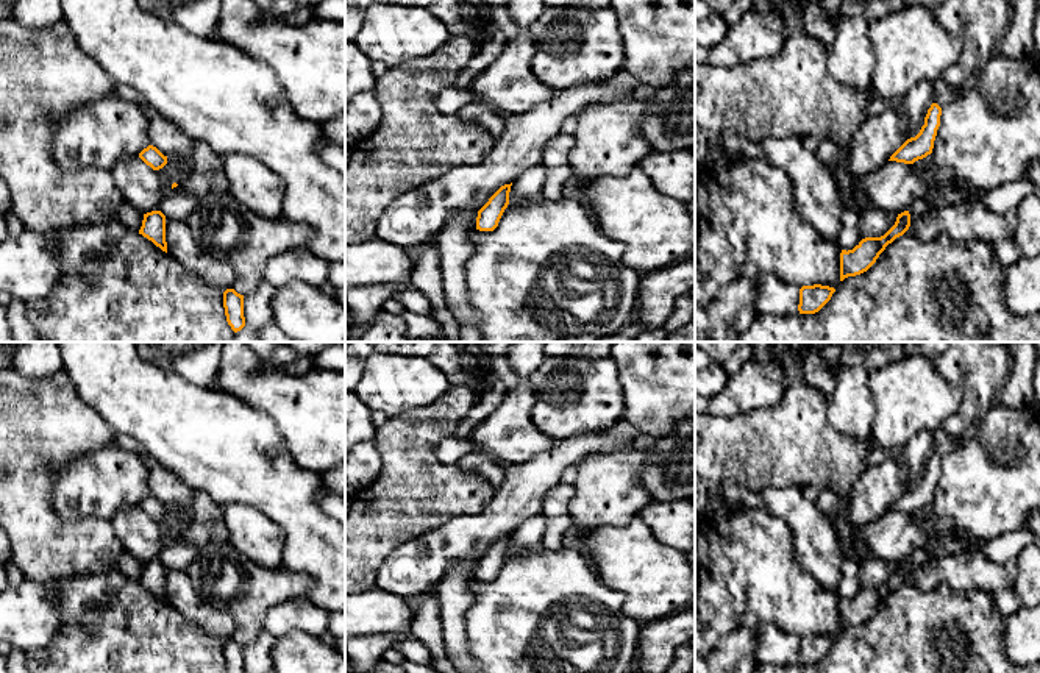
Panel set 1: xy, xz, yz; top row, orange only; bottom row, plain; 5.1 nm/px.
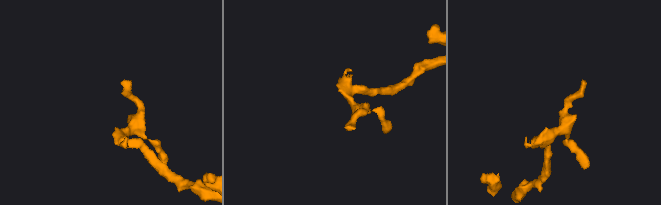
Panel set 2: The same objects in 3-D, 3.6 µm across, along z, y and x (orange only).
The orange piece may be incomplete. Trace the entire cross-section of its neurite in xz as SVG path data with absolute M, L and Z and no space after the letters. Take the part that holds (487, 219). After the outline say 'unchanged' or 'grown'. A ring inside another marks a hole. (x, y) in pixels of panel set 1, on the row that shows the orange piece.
M512 183L501 186L478 211L476 230L493 231L498 226L498 222L509 205L511 186Z | unchanged

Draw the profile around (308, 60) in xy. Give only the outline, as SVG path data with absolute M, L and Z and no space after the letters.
M222 0L212 37L245 52L264 62L278 78L284 103L301 119L323 123L345 114L345 22L317 19L303 25L290 25L283 17L262 12L251 0Z

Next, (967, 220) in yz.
M963 201L920 219L910 219L909 230L921 242L948 234L954 239L981 240L993 245L1012 237L1015 226L1015 211L996 214L979 203Z

